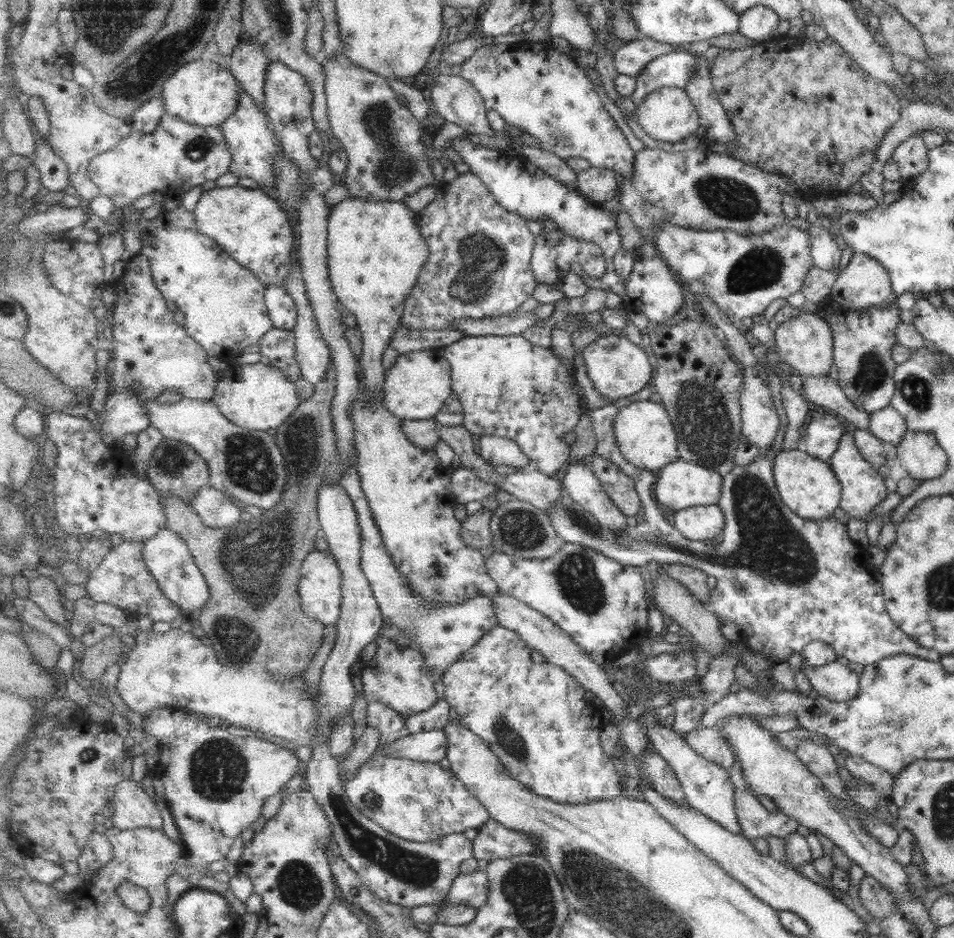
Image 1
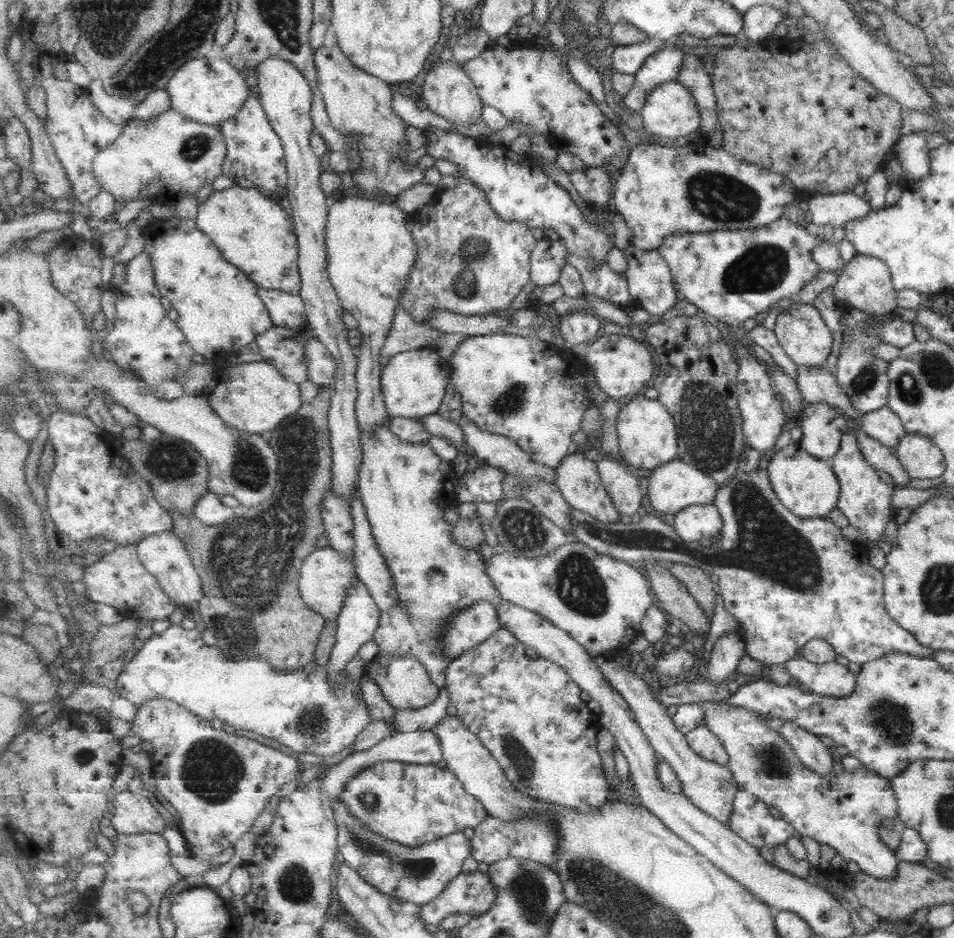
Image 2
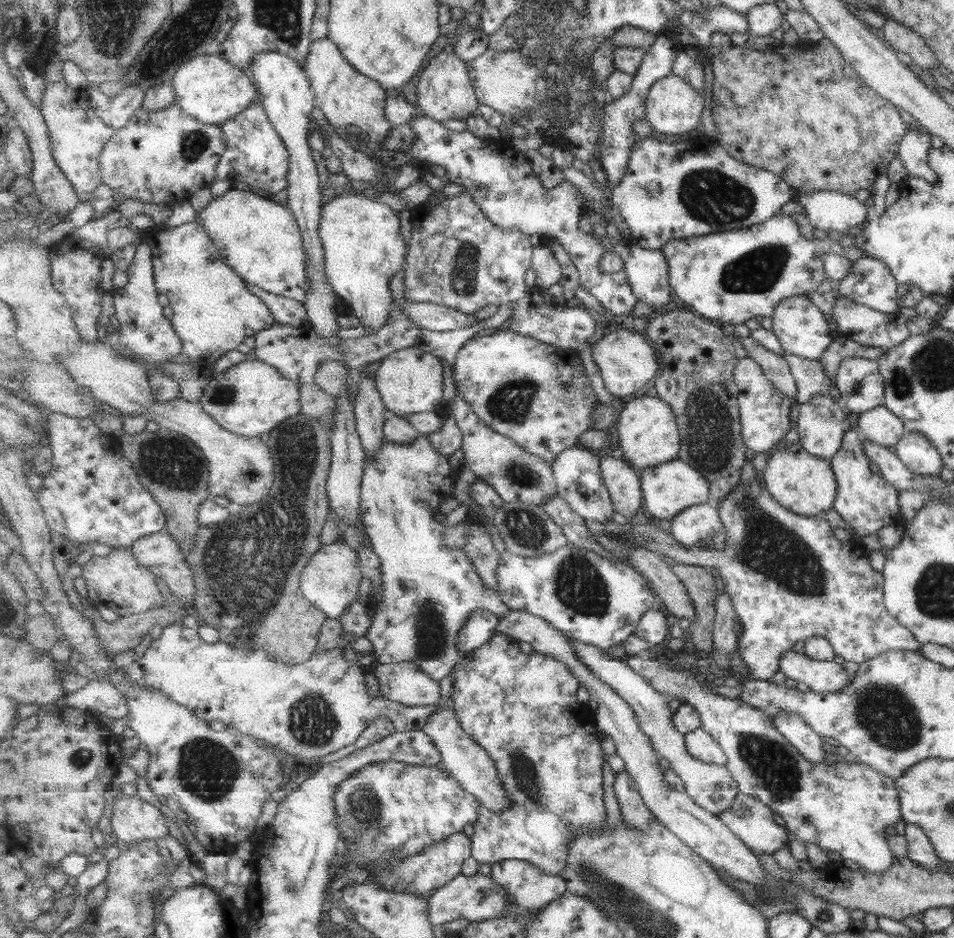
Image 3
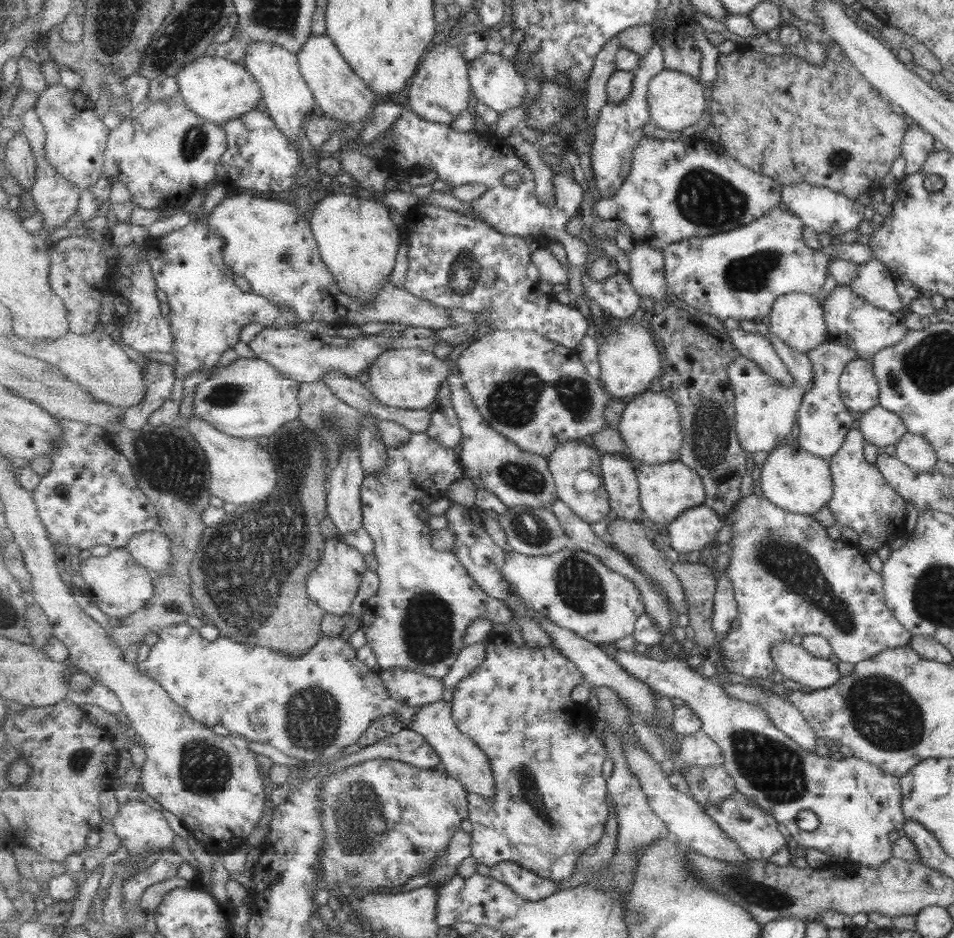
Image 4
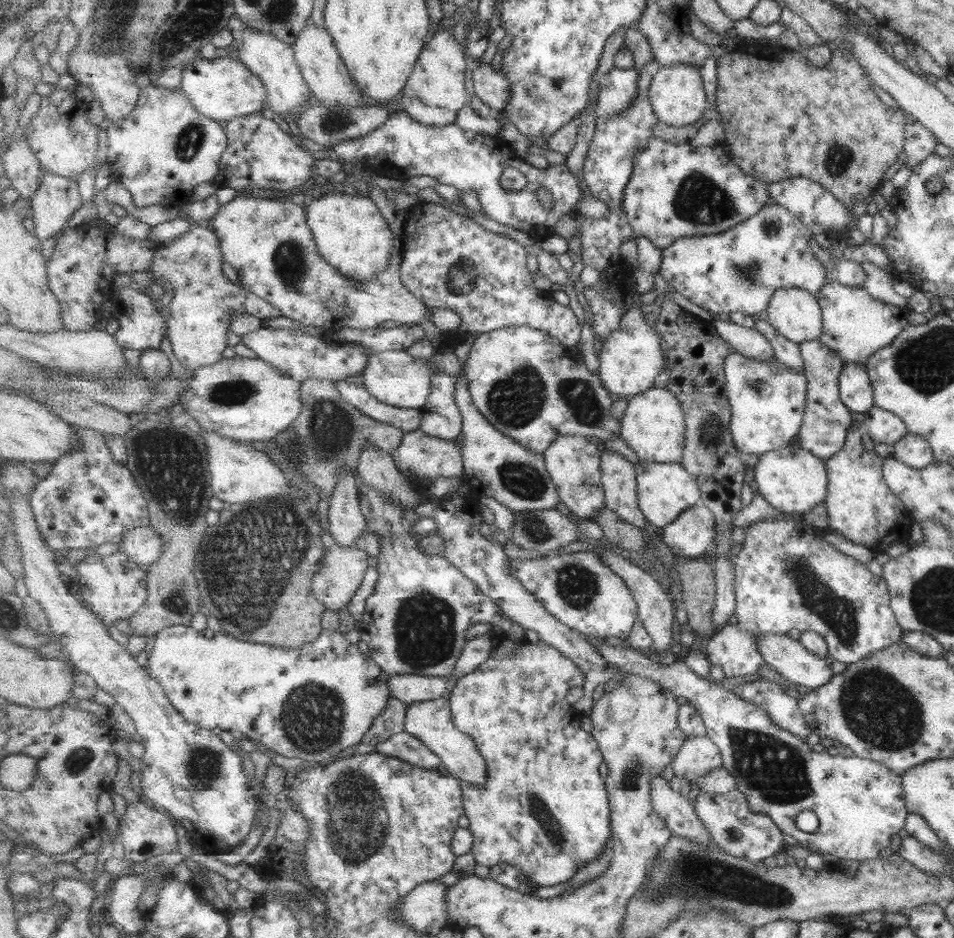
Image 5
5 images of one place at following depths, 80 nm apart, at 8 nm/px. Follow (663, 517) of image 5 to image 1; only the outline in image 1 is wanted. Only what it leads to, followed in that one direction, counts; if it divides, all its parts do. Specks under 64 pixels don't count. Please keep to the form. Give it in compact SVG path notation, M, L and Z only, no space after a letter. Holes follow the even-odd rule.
M679 459L662 468L657 475L654 492L656 500L665 509L680 511L691 507L720 504L724 478L712 468Z

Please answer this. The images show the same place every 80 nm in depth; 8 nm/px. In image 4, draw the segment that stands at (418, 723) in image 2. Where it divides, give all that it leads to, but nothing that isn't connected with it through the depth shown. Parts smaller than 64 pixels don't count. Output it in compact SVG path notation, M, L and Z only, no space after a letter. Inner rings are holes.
M187 623L158 633L160 638L146 660L136 664L141 674L156 680L181 708L187 708L195 720L209 728L221 724L232 734L272 745L298 760L323 764L338 758L347 746L358 745L373 721L382 716L397 715L405 729L411 728L416 719L418 707L395 700L385 688L381 670L359 662L357 649L343 638L322 637L302 658L296 658L267 647L249 650L245 644L221 636L211 642ZM483 640L481 643L475 643L462 648L456 664L451 667L449 675L444 678L446 689L453 691L463 678L472 674L473 670L477 669L485 661L487 645L490 640Z

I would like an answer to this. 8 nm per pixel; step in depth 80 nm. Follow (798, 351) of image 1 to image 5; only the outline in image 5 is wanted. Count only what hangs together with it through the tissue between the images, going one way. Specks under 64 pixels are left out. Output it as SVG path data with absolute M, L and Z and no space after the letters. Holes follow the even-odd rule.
M778 288L767 310L777 332L797 346L817 339L823 331L823 313L816 297L800 288Z

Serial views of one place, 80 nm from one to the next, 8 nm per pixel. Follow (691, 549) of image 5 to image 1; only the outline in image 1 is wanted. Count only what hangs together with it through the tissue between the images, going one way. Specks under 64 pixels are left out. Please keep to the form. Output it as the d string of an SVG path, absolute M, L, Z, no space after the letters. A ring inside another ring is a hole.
M719 504L675 512L674 524L685 538L710 542L724 531L726 520Z

